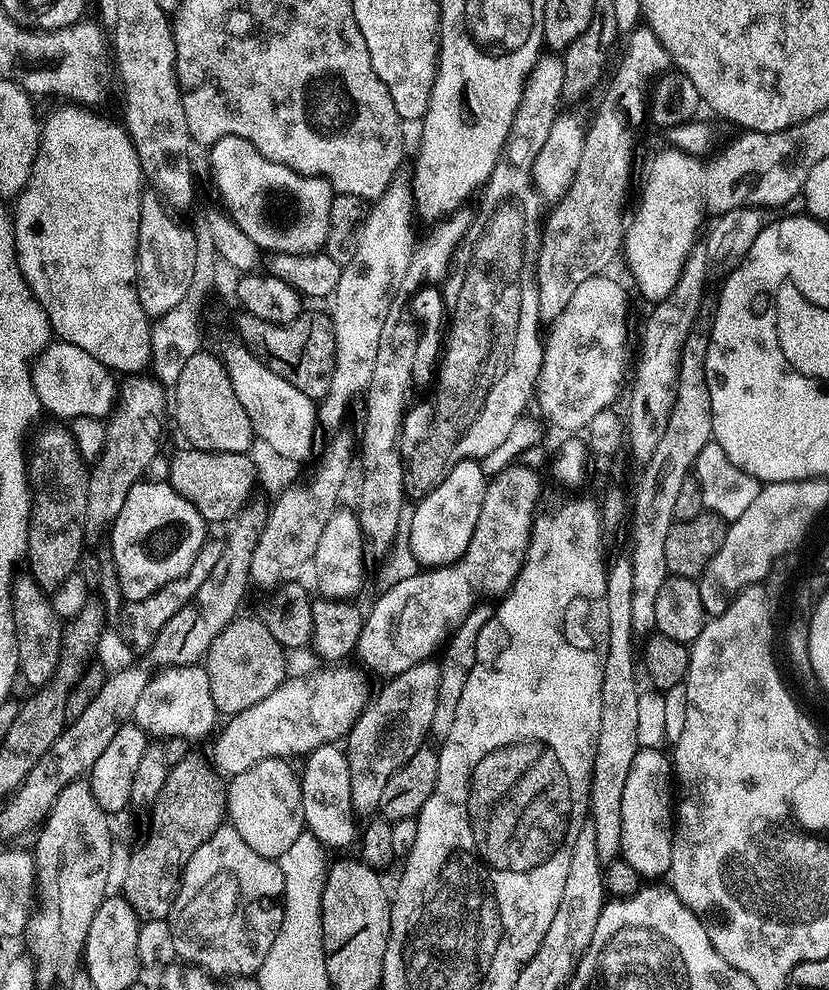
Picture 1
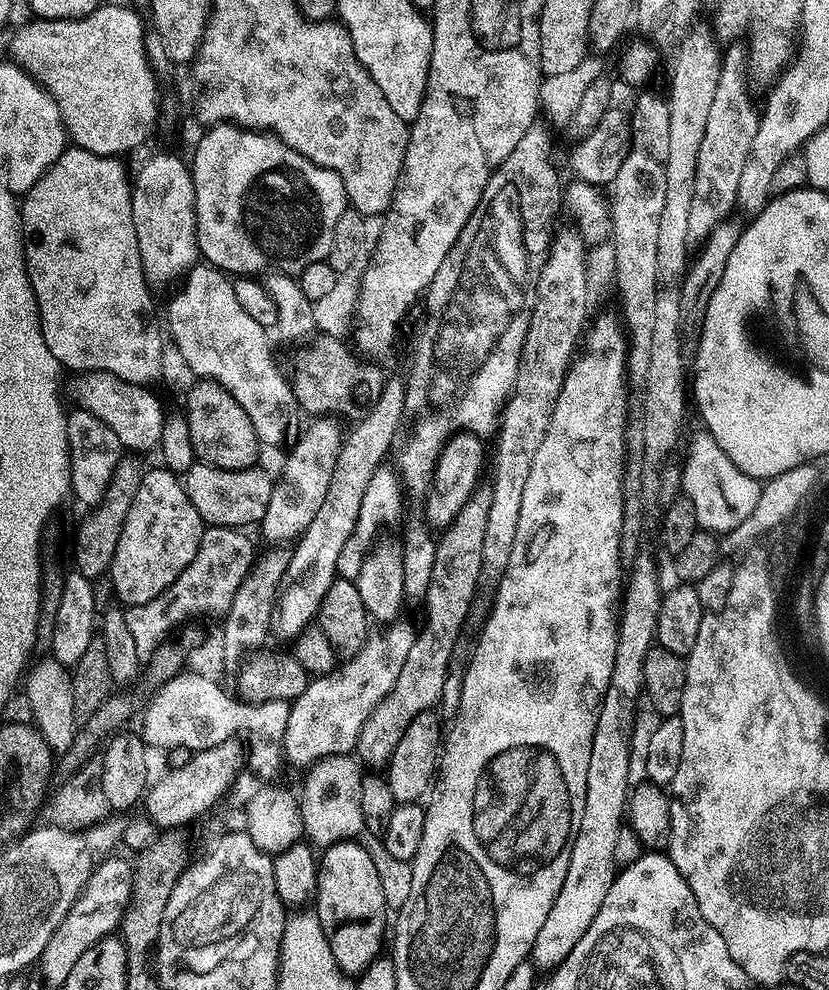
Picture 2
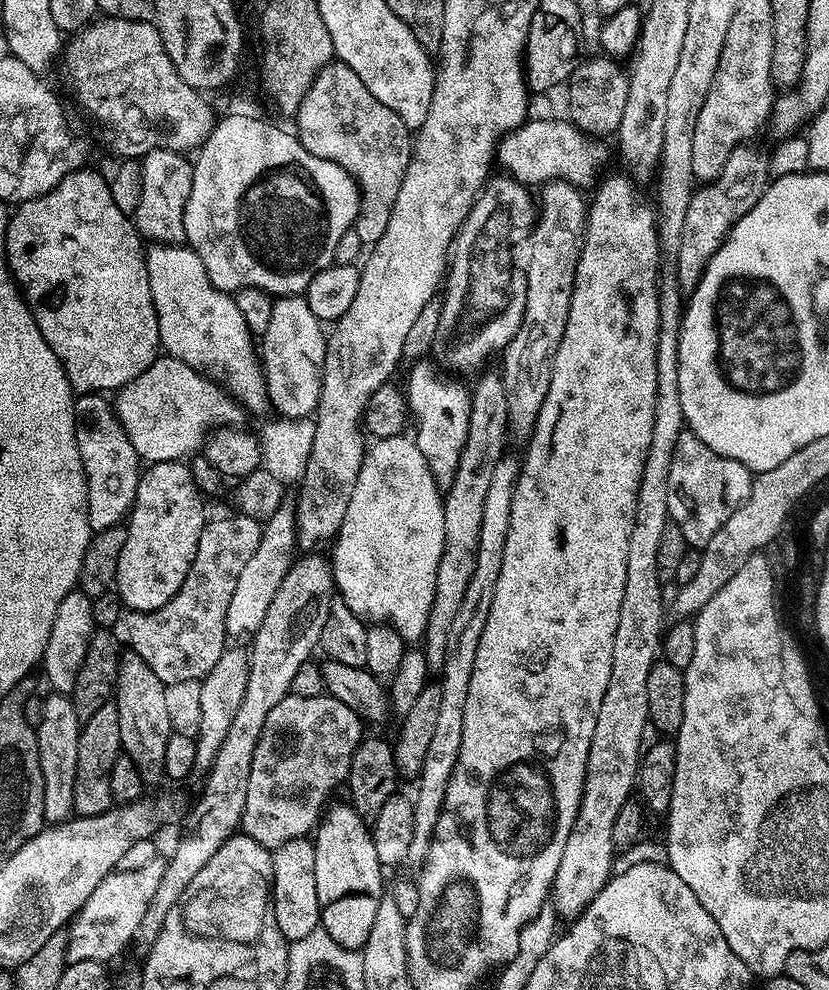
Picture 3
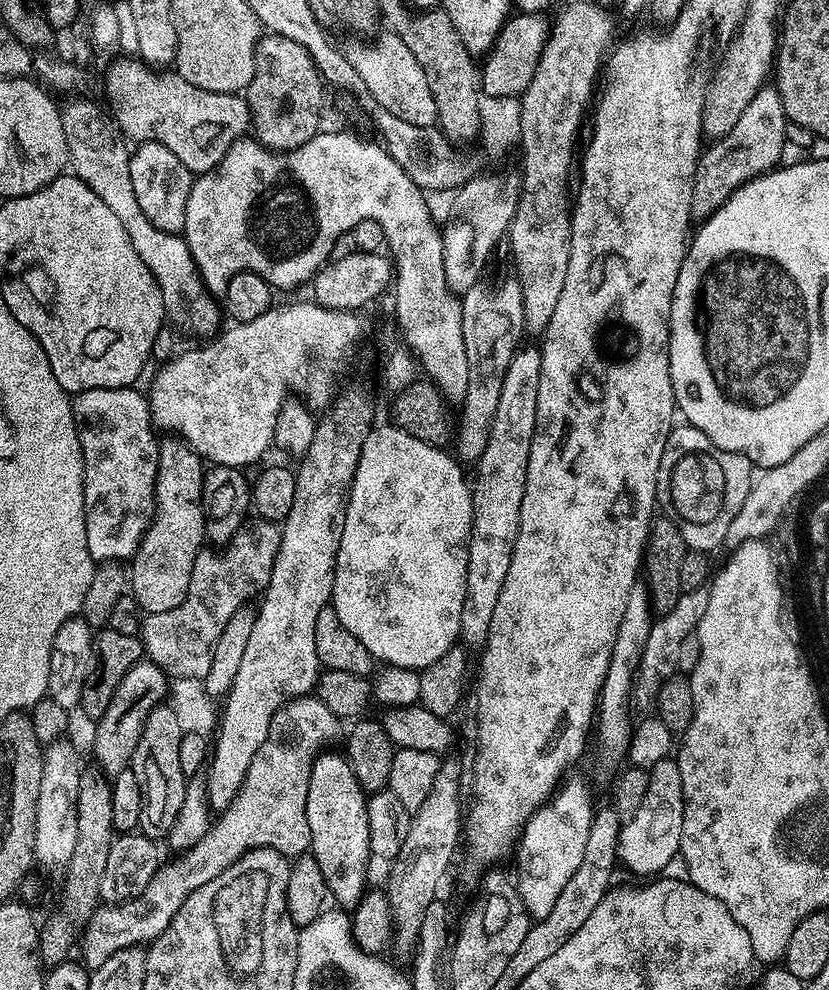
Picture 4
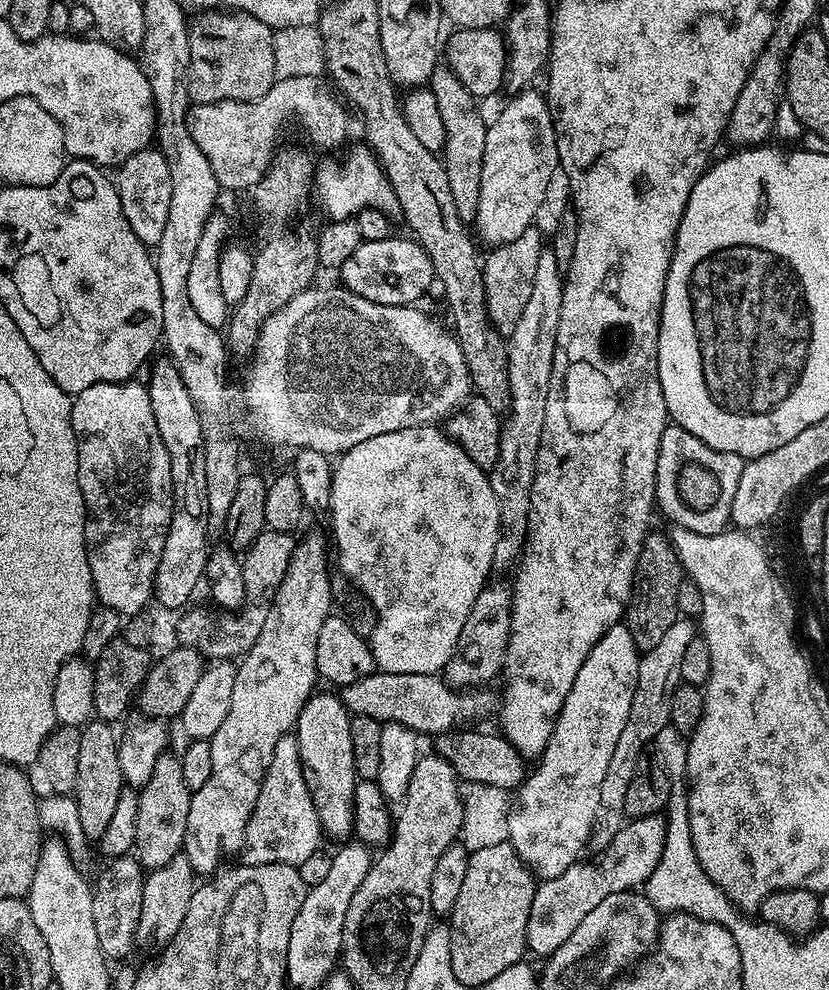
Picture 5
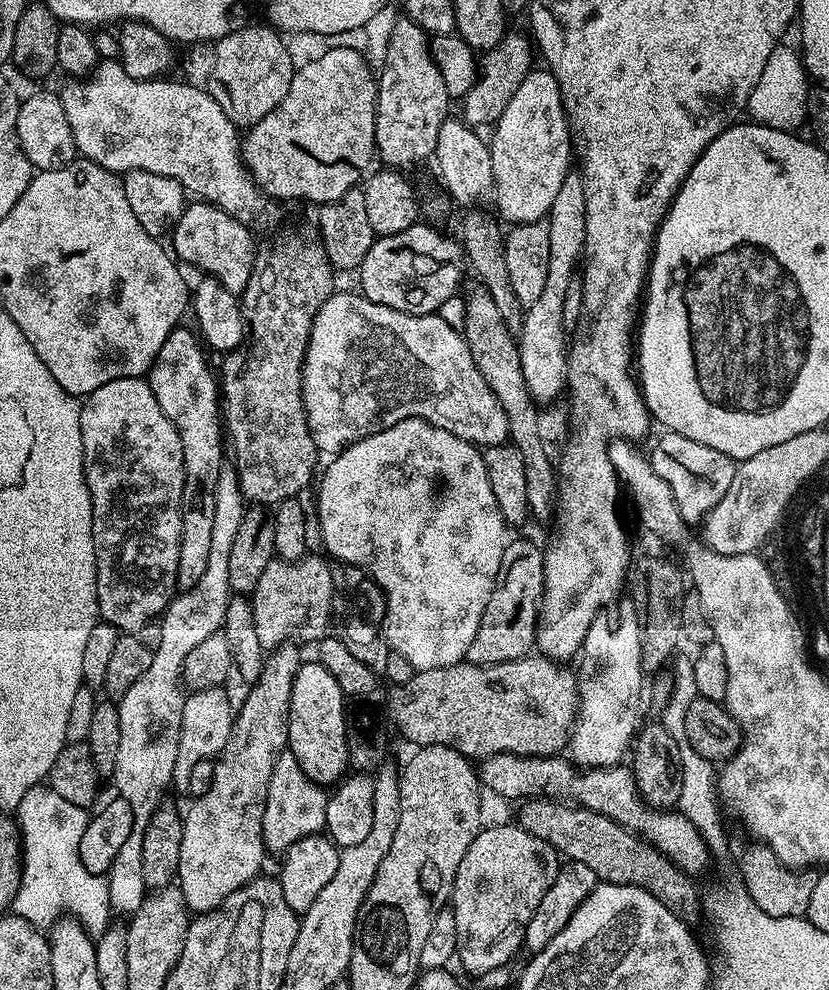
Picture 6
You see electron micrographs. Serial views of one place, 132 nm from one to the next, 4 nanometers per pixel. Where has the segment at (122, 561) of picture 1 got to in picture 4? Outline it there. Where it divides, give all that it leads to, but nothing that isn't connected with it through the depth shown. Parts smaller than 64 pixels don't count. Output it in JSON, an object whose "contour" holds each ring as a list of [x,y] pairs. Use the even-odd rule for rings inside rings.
{"contour":[[[171,434],[165,435],[163,439],[159,441],[159,445],[158,474],[156,475],[156,513],[152,516],[152,525],[146,530],[146,534],[142,538],[142,542],[138,546],[135,556],[133,556],[130,561],[130,596],[133,596],[133,598],[140,603],[141,613],[144,614],[161,612],[162,610],[174,610],[174,606],[178,606],[178,602],[182,602],[182,598],[186,598],[186,590],[190,586],[190,570],[194,570],[194,558],[198,558],[198,554],[206,544],[204,538],[204,507],[200,501],[206,471],[205,461],[201,460],[198,453],[193,450],[185,440],[180,439],[178,436]]]}

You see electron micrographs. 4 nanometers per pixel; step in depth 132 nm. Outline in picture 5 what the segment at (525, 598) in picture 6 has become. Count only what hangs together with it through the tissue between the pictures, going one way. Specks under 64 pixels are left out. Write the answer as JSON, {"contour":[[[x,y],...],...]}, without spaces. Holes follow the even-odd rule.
{"contour":[[[489,582],[485,584],[478,594],[474,606],[470,606],[470,614],[462,626],[462,634],[458,634],[454,654],[450,654],[450,658],[442,670],[442,679],[447,682],[449,688],[476,690],[481,686],[488,686],[495,676],[497,679],[503,673],[504,659],[508,653],[508,627],[511,621],[511,587],[507,583]]]}

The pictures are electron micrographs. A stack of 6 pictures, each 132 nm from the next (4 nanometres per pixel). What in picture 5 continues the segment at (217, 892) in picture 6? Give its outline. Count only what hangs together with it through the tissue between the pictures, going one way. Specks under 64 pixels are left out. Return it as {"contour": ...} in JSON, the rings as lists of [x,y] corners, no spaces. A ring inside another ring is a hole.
{"contour":[[[312,532],[304,541],[301,539],[297,543],[286,574],[276,591],[276,597],[272,599],[270,614],[266,614],[262,634],[258,634],[258,642],[254,642],[254,646],[250,646],[250,650],[239,661],[234,678],[234,695],[230,698],[230,710],[211,739],[213,773],[200,790],[192,793],[190,814],[186,817],[186,838],[182,855],[190,862],[197,877],[211,877],[221,867],[219,864],[223,862],[224,856],[231,852],[239,853],[243,849],[246,822],[250,822],[250,814],[254,814],[264,775],[270,766],[270,758],[274,758],[274,746],[278,746],[281,738],[295,729],[296,719],[302,714],[306,702],[314,695],[317,687],[315,684],[318,684],[318,633],[322,631],[322,622],[333,611],[334,603],[333,577],[328,574],[330,544],[325,540],[318,533]]]}

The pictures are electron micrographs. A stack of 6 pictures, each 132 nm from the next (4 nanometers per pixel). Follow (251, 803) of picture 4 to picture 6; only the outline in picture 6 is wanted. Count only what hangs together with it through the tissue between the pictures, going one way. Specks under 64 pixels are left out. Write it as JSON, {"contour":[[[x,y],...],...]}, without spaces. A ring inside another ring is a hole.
{"contour":[[[287,750],[280,753],[274,762],[274,774],[270,778],[270,786],[266,794],[266,810],[264,811],[264,846],[269,853],[283,854],[298,838],[315,836],[324,832],[326,822],[326,806],[329,793],[321,785],[316,784],[306,774],[302,774],[302,766],[298,766],[298,758]]]}

